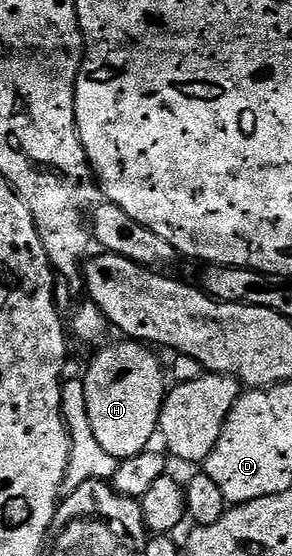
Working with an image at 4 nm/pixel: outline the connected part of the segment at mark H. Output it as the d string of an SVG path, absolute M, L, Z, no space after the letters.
M119 341L123 342L97 351L87 366L87 375L81 378L93 436L97 436L97 444L116 460L137 456L152 445L151 437L156 437L159 429L163 399L169 393L169 378L155 355L158 353L141 342Z

